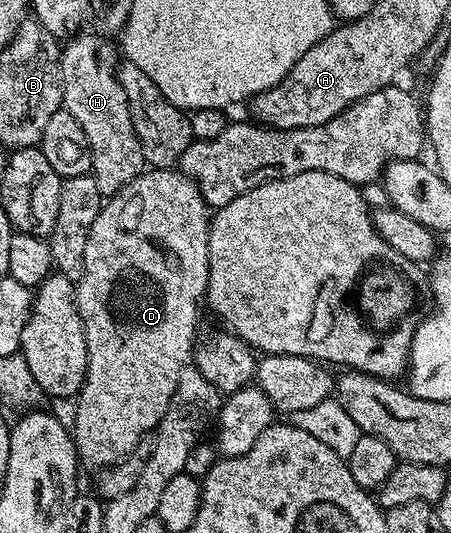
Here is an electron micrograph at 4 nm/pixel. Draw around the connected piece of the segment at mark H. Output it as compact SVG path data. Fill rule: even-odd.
M87 32L82 36L75 36L70 39L68 46L62 47L59 55L59 84L63 88L62 109L68 110L81 124L81 132L85 132L87 141L86 153L91 154L90 173L97 180L99 190L105 196L115 194L122 186L128 186L138 174L144 173L145 163L141 144L137 140L137 132L133 128L133 120L129 116L129 104L125 92L121 88L117 77L117 46L103 36L96 36Z

